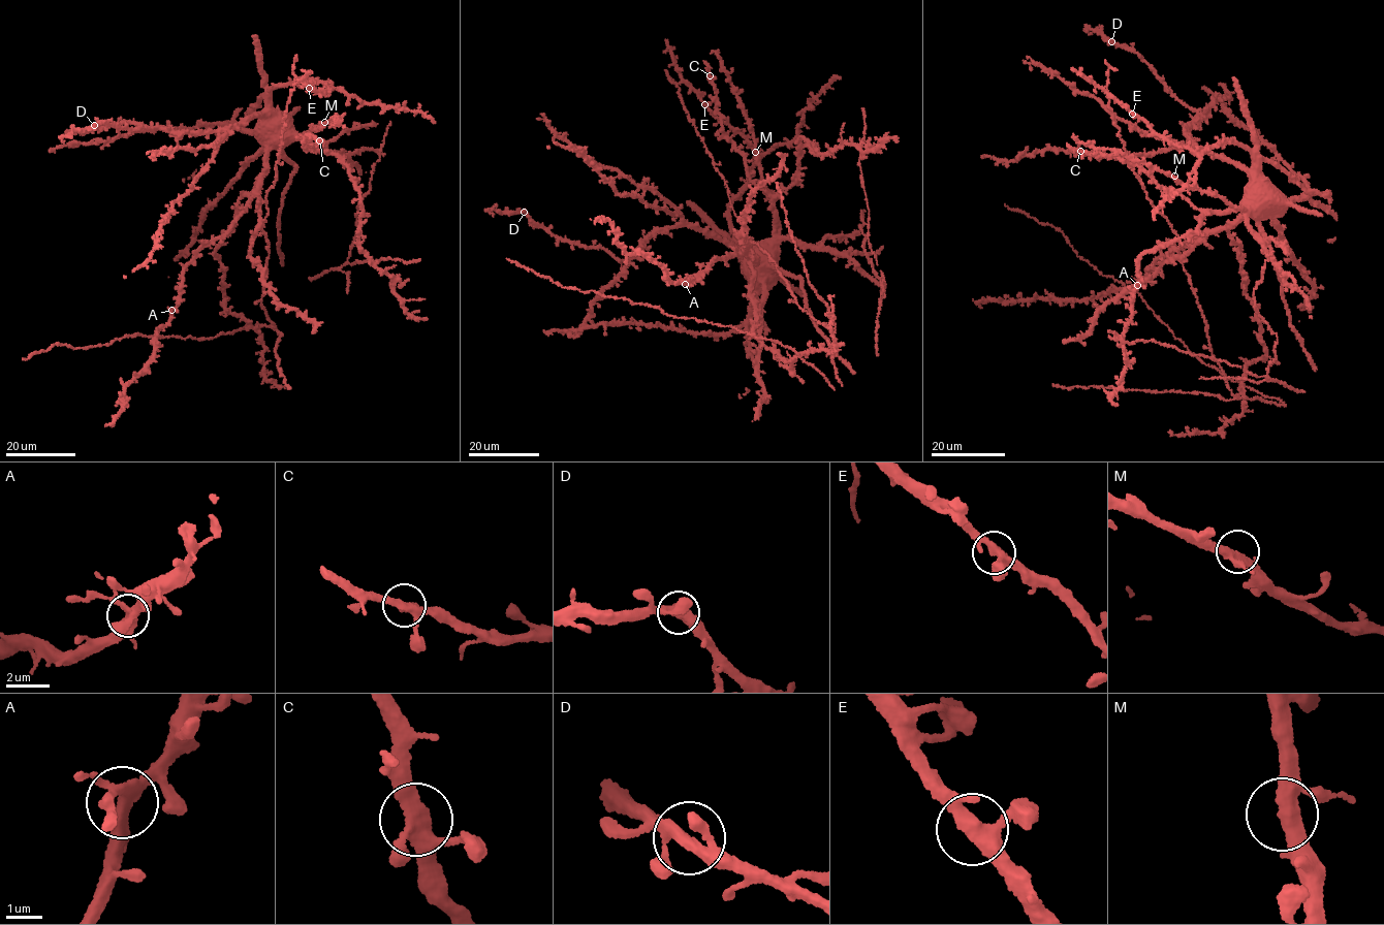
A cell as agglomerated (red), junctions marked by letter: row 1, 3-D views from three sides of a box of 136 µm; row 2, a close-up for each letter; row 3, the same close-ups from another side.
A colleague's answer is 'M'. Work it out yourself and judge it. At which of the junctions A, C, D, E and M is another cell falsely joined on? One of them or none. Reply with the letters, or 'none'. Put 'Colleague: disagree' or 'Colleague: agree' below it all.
none
Colleague: disagree

